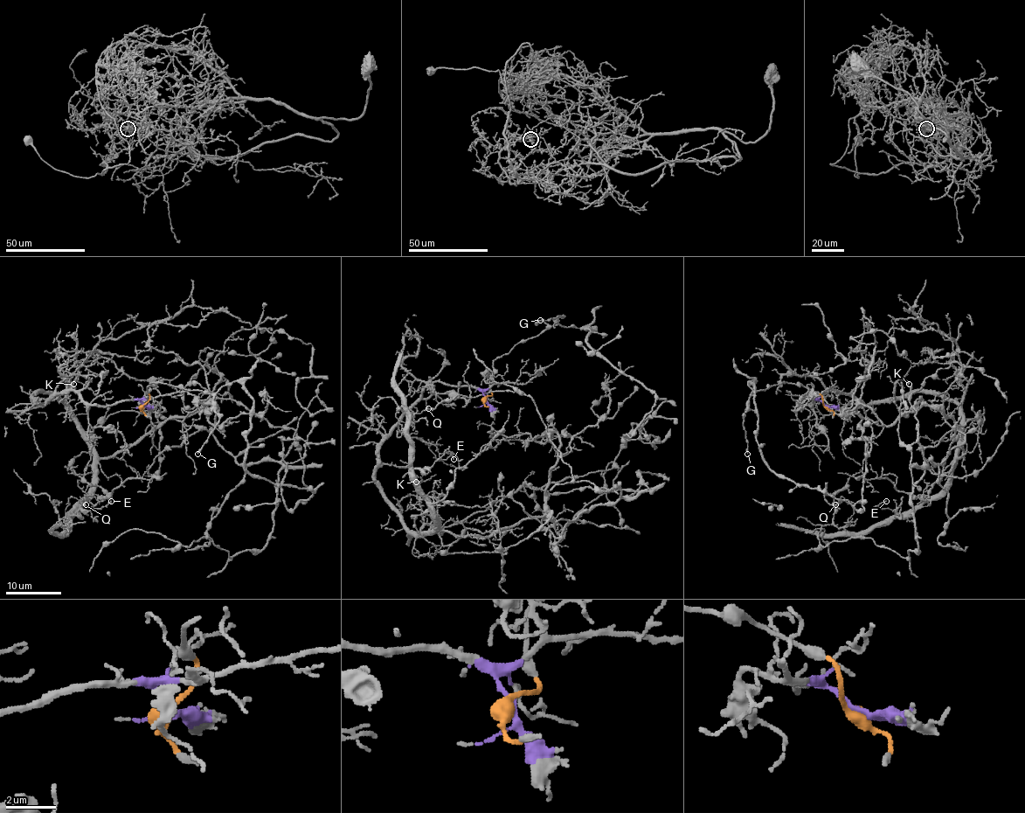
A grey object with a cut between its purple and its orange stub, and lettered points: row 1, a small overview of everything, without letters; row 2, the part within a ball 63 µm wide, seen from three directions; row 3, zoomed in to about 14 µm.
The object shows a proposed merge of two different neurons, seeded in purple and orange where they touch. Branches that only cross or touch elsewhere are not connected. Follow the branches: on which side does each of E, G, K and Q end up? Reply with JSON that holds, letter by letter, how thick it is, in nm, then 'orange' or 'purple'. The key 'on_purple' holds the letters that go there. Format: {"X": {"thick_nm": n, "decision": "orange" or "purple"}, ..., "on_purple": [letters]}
{"E": {"thick_nm": 110, "decision": "purple"}, "G": {"thick_nm": 240, "decision": "orange"}, "K": {"thick_nm": 140, "decision": "purple"}, "Q": {"thick_nm": 160, "decision": "purple"}, "on_purple": ["E", "K", "Q"]}

